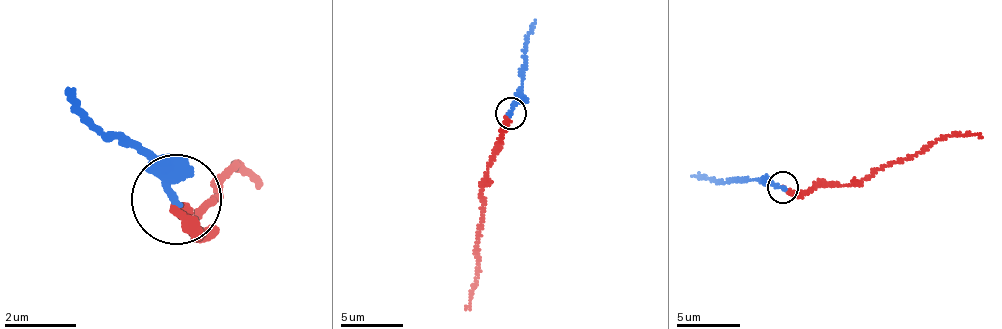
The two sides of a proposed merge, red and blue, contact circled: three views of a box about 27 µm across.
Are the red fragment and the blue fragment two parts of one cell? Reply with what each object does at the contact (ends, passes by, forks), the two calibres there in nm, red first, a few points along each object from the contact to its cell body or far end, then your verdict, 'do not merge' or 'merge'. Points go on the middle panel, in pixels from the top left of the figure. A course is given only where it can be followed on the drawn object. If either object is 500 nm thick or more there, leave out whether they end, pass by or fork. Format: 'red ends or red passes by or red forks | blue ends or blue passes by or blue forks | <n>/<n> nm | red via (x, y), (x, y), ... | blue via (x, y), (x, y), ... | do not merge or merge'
red ends | blue ends | 190/170 nm | red via (511, 114), (482, 194), (476, 268), (465, 309) | blue via (511, 114), (522, 87), (524, 43), (535, 20) | do not merge

